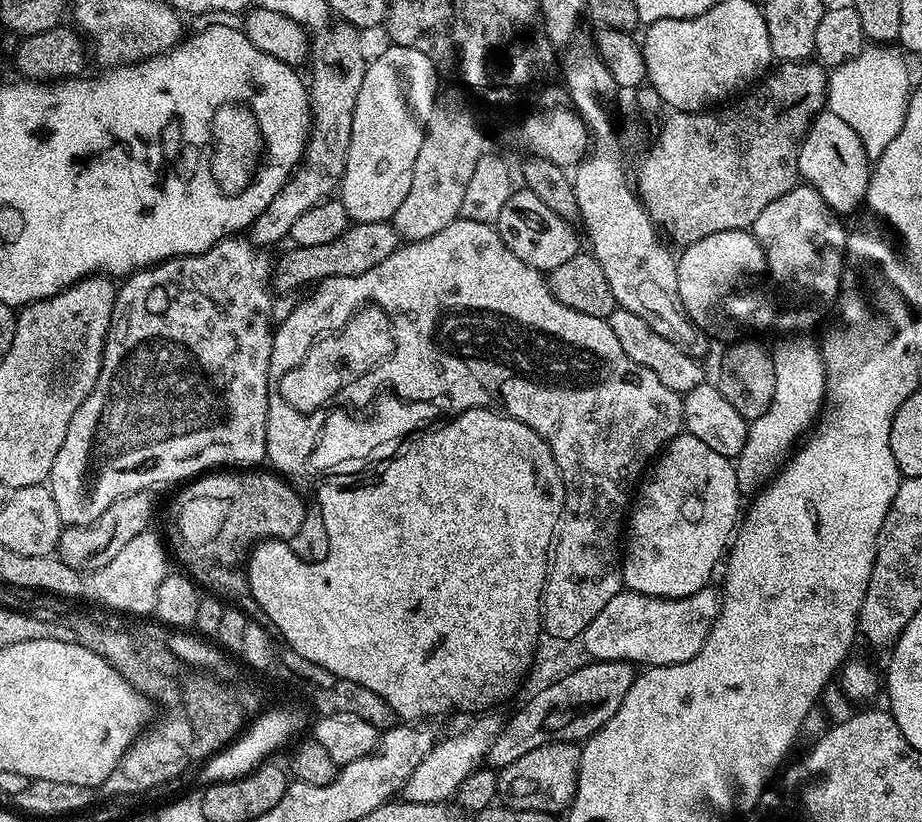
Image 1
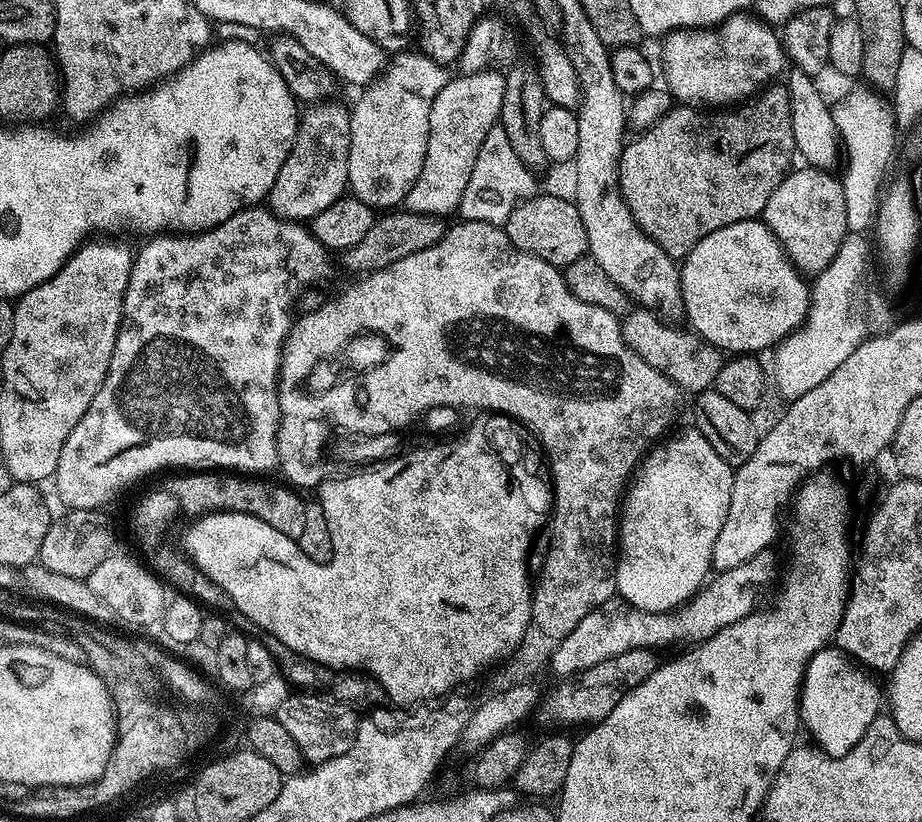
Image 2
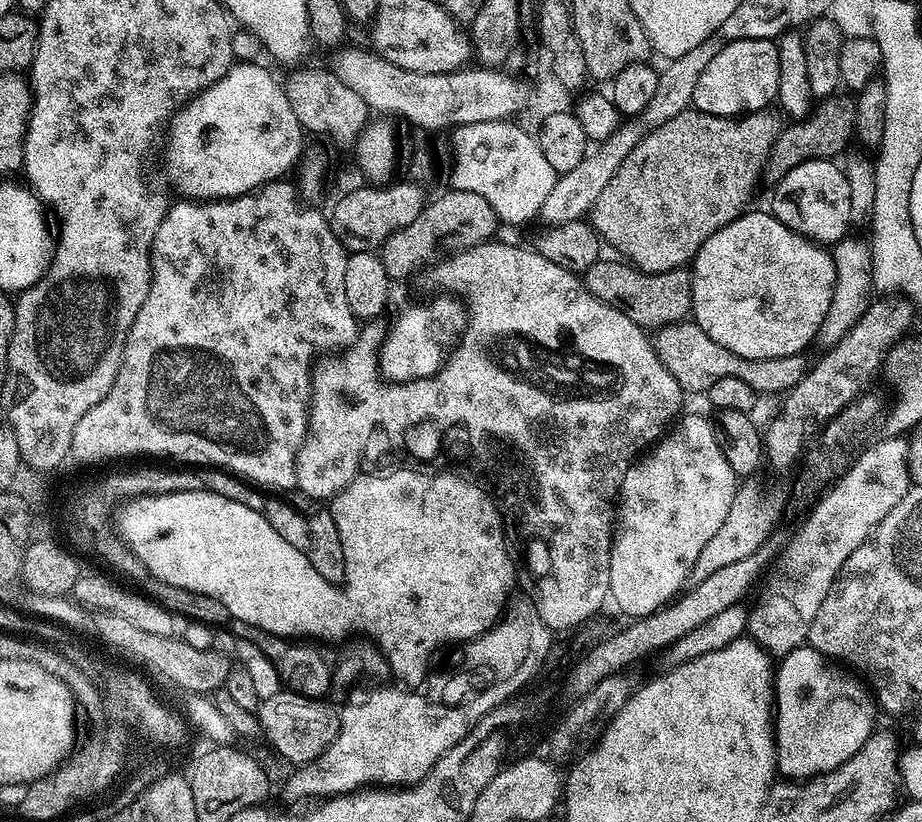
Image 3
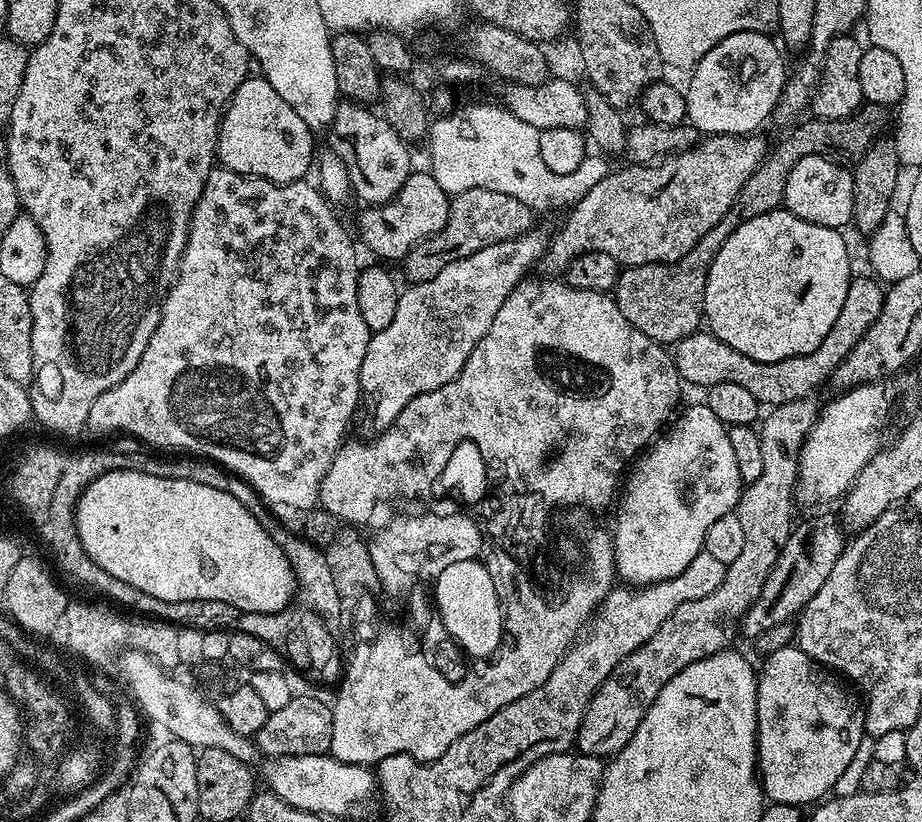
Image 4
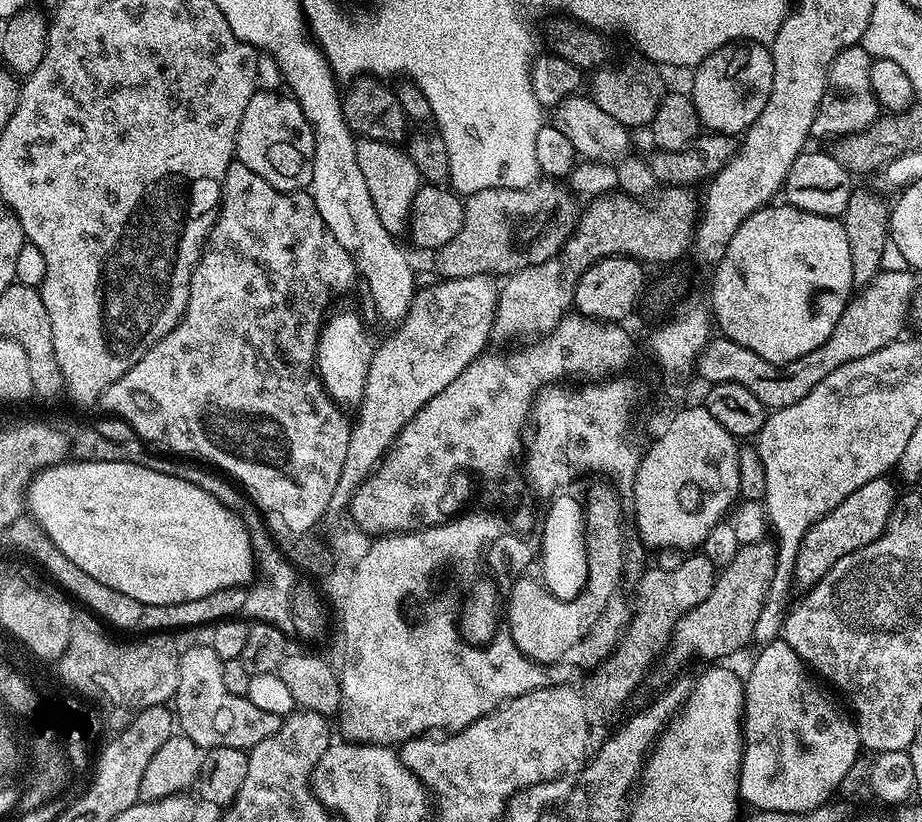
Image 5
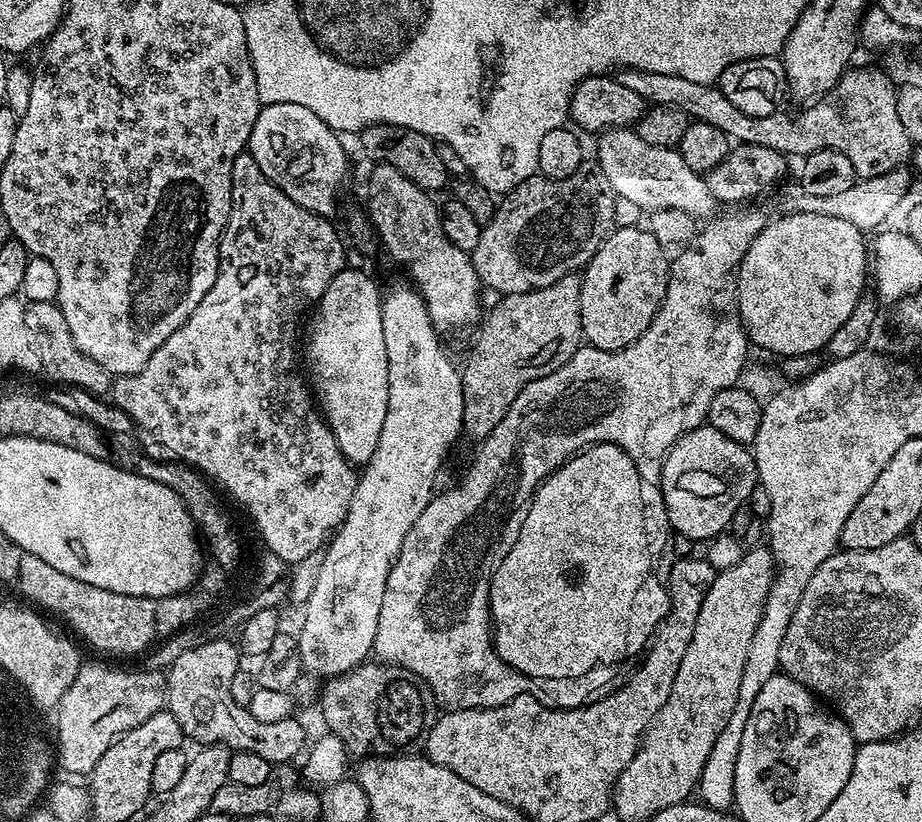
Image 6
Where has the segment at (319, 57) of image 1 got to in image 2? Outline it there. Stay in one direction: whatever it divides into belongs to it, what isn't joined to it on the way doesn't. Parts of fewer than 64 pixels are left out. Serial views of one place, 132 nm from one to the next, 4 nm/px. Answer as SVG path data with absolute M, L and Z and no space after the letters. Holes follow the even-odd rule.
M316 102L308 113L299 117L296 125L296 137L292 143L290 154L286 154L286 162L282 162L282 170L274 178L272 191L266 200L277 216L297 222L310 222L326 206L334 206L341 196L345 195L348 185L347 158L350 157L350 116L349 109L333 102Z

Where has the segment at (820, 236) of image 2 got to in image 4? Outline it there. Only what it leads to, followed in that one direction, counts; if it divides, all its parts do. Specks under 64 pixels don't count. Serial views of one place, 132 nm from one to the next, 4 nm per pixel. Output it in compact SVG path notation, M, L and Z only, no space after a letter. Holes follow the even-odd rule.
M825 156L802 158L786 178L783 207L806 222L837 230L847 229L847 224L849 227L853 223L854 210L854 182L851 171L843 163L827 160Z

